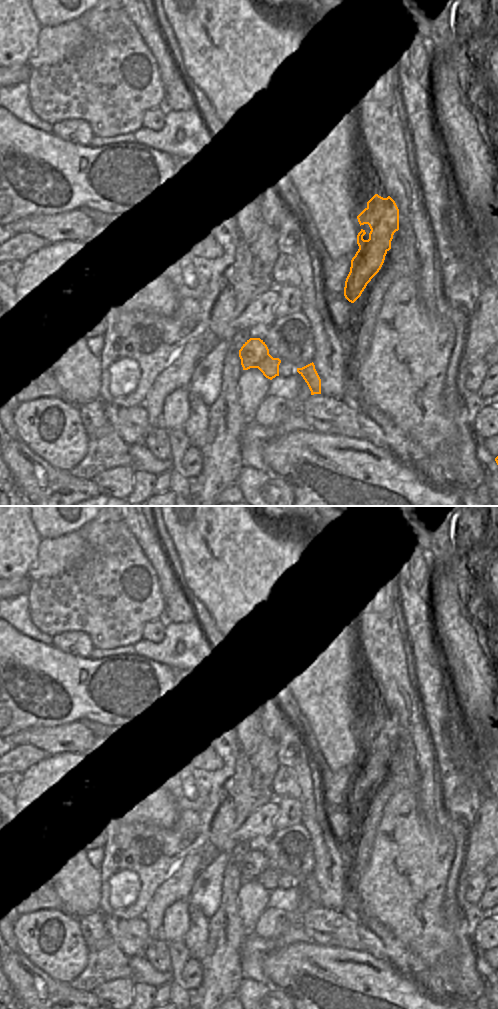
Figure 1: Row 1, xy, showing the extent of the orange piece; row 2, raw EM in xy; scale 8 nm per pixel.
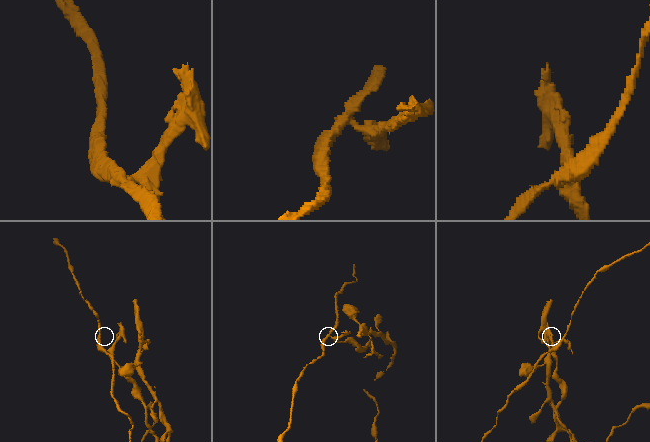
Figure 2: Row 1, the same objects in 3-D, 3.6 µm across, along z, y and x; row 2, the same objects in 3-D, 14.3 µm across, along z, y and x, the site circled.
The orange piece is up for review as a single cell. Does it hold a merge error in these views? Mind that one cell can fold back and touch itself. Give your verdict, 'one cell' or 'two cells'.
two cells

